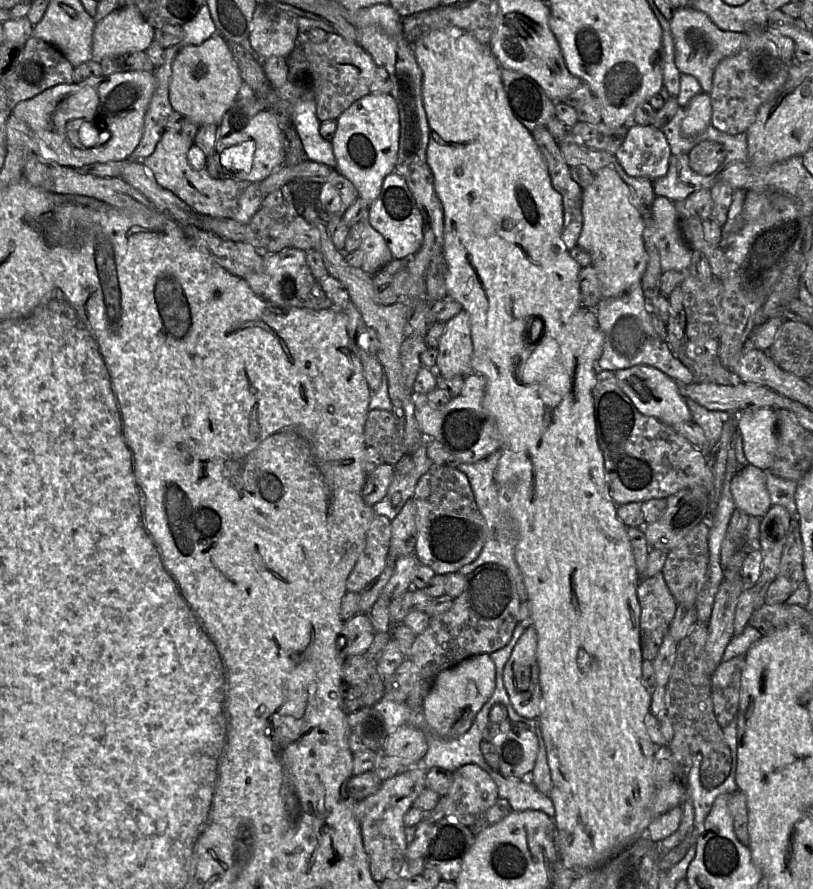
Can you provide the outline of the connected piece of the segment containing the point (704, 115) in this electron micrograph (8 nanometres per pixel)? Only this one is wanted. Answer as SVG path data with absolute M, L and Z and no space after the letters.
M706 92L697 94L691 98L685 107L685 117L681 122L681 132L687 137L694 137L711 124L711 117L710 95Z

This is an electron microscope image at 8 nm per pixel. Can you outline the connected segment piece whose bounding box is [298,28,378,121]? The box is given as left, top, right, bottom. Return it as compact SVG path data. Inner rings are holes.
M298 28L298 47L315 75L314 100L319 121L337 120L353 102L371 93L370 84L378 66L358 43L347 41L336 33L328 33L324 41L315 43L300 35Z

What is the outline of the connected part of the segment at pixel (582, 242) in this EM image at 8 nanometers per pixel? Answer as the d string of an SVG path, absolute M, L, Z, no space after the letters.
M610 167L594 174L593 182L582 191L583 224L577 245L585 249L597 270L602 297L614 298L641 284L648 255L643 239L644 220L630 187Z

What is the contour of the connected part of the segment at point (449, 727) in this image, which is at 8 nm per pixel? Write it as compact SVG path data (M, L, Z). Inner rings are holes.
M488 653L471 656L441 671L423 700L422 710L429 729L440 738L457 738L463 735L493 693L495 684L496 668Z

